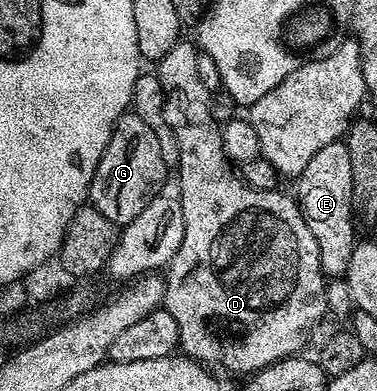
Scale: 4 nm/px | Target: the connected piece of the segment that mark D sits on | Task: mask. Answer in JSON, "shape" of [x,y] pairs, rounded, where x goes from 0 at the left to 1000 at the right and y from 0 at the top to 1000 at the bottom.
{"shape":[[[499,100],[472,105],[469,115],[454,120],[454,130],[443,130],[443,141],[427,148],[411,176],[416,194],[432,212],[440,261],[456,276],[462,269],[491,297],[483,309],[462,307],[456,312],[475,366],[475,417],[464,442],[467,450],[480,450],[475,501],[485,529],[485,621],[475,621],[475,642],[464,642],[464,652],[451,662],[443,680],[443,696],[435,701],[438,765],[432,785],[454,801],[464,826],[472,829],[475,893],[488,910],[507,913],[515,923],[531,923],[546,939],[573,939],[607,959],[621,959],[618,954],[668,959],[687,944],[706,944],[719,928],[748,923],[753,913],[796,905],[806,895],[798,890],[806,887],[820,849],[859,816],[862,798],[873,790],[873,770],[862,762],[867,711],[862,696],[851,691],[846,621],[836,621],[836,601],[825,601],[825,581],[814,581],[814,570],[804,560],[796,522],[769,496],[767,506],[761,496],[740,494],[743,488],[732,481],[692,486],[660,473],[634,450],[631,435],[597,399],[586,363],[586,332],[578,312],[568,309],[560,294],[560,263],[554,261],[560,233],[549,223],[538,223],[538,212],[528,202],[528,125],[515,107],[512,115]]]}

